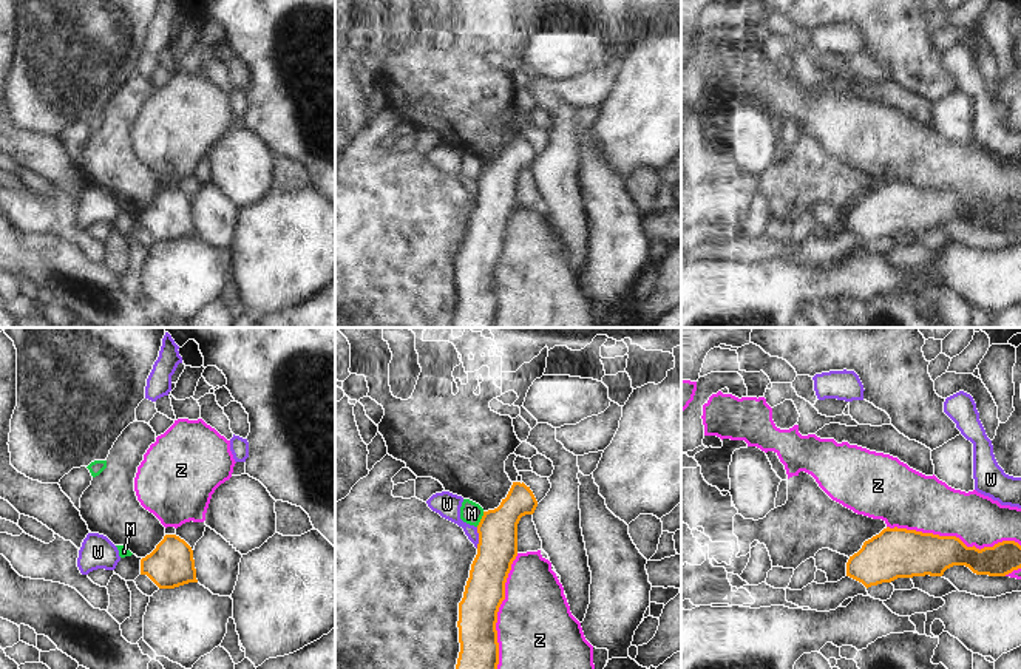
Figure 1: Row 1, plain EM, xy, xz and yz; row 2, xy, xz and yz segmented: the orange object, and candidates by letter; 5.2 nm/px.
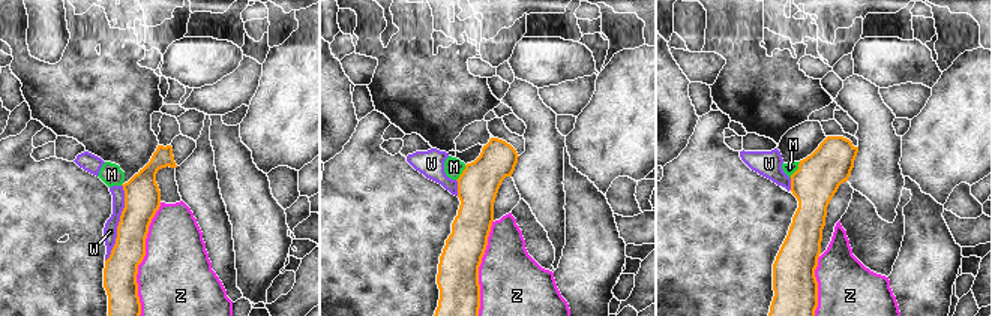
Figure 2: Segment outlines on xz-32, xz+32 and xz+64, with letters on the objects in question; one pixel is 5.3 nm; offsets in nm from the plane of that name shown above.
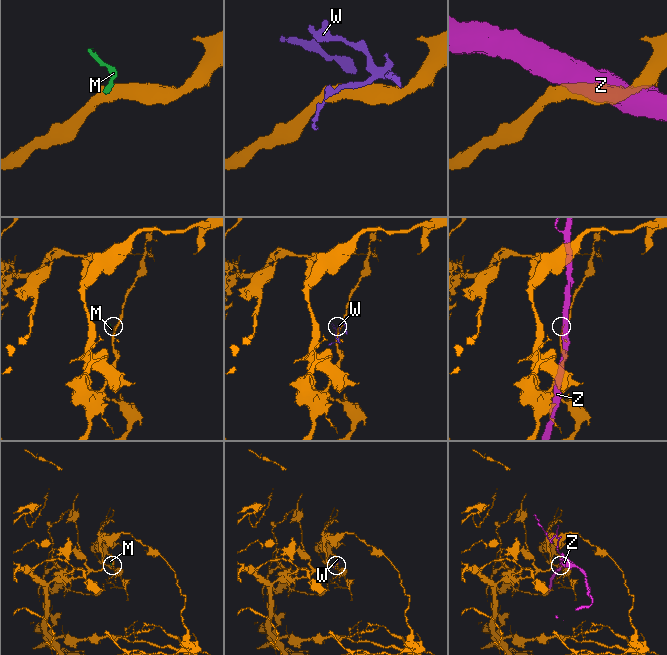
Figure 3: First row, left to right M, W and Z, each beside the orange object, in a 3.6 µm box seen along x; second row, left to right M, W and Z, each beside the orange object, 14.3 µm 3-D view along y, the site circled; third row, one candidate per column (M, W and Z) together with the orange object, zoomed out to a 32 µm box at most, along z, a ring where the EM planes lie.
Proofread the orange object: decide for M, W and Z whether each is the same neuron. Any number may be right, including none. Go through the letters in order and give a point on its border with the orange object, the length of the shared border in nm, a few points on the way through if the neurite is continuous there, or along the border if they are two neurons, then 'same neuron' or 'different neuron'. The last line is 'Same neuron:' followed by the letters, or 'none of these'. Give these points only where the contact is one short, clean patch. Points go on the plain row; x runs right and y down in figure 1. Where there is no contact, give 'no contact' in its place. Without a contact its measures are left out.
M: xz (481, 173) | 90 nm | along xz (484, 166), (476, 179) | different neuron
W: xz (479, 192) | 110 nm | different neuron
Z: yz (953, 190) | 700 nm | different neuron
Same neuron: none of these

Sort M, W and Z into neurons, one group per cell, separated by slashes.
M / W / Z

